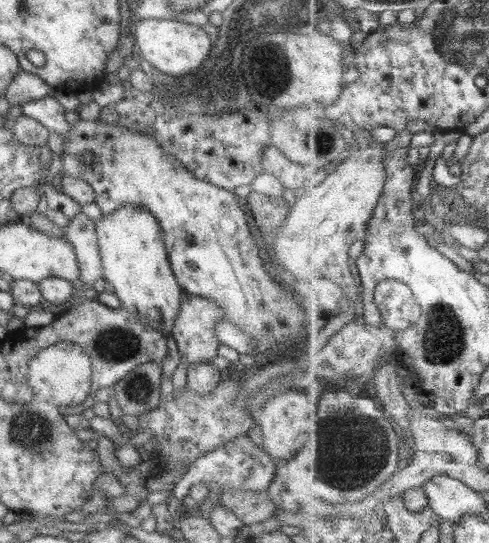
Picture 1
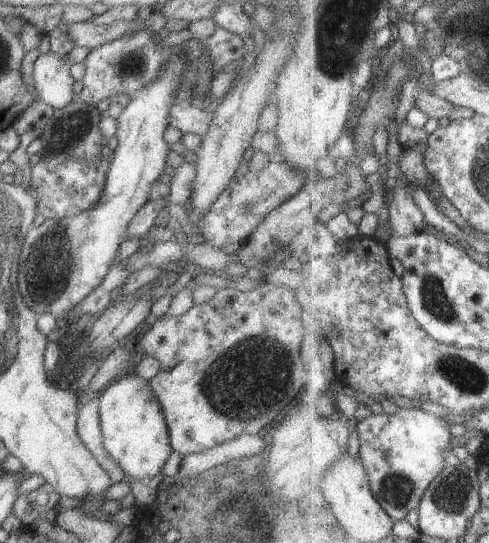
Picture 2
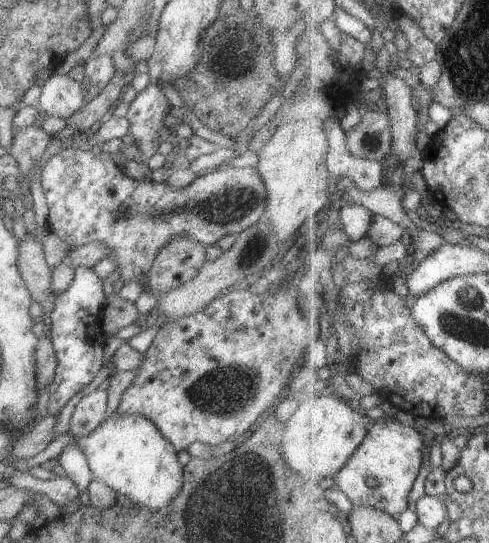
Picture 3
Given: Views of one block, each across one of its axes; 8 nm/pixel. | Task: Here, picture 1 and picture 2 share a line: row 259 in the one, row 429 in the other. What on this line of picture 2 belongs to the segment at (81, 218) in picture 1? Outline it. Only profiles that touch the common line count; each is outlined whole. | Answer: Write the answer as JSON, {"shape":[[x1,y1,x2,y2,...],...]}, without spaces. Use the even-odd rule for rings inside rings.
{"shape":[[98,392,99,395,90,402,86,402,84,406,80,406,77,415,77,434,86,449,94,456,94,459,102,468,107,470,110,482,116,484,127,481,128,477,124,475,124,471,120,466,114,460,111,460,105,452,99,412,100,393]]}

